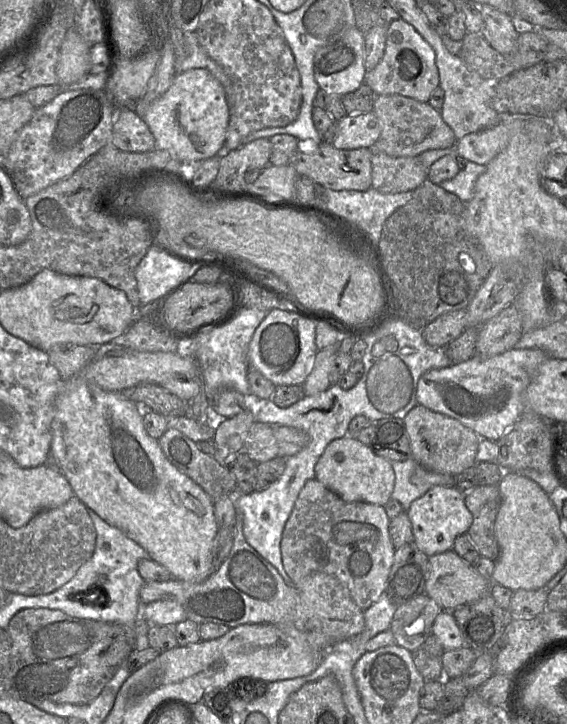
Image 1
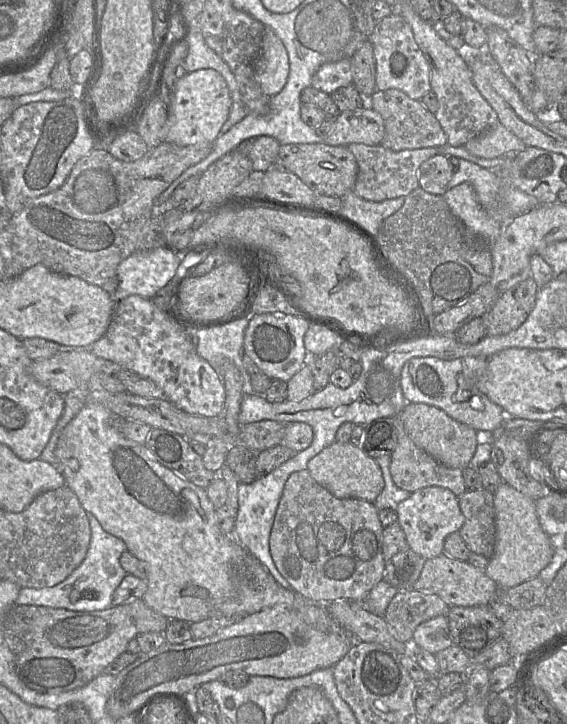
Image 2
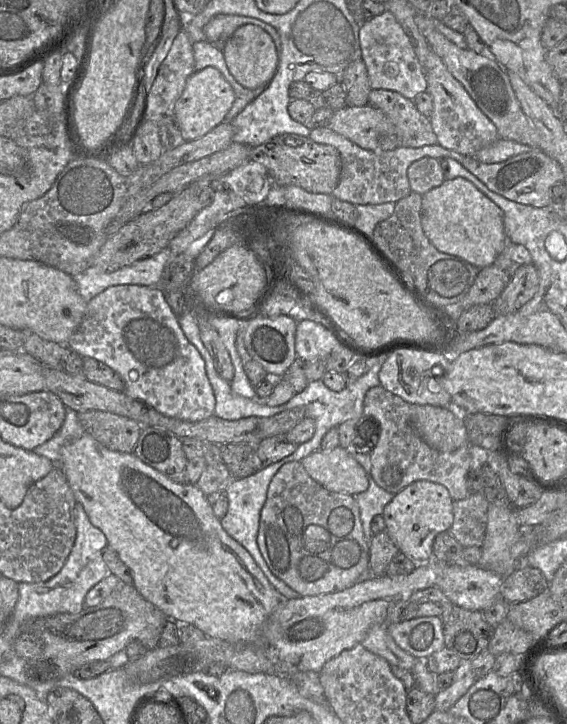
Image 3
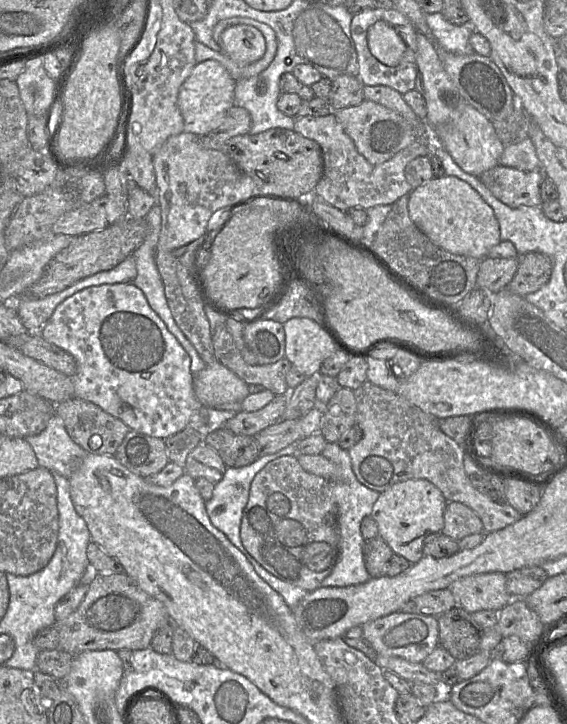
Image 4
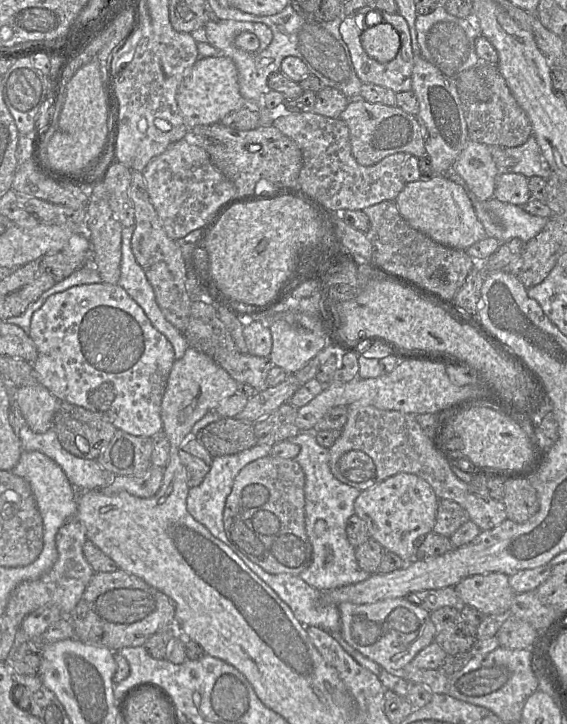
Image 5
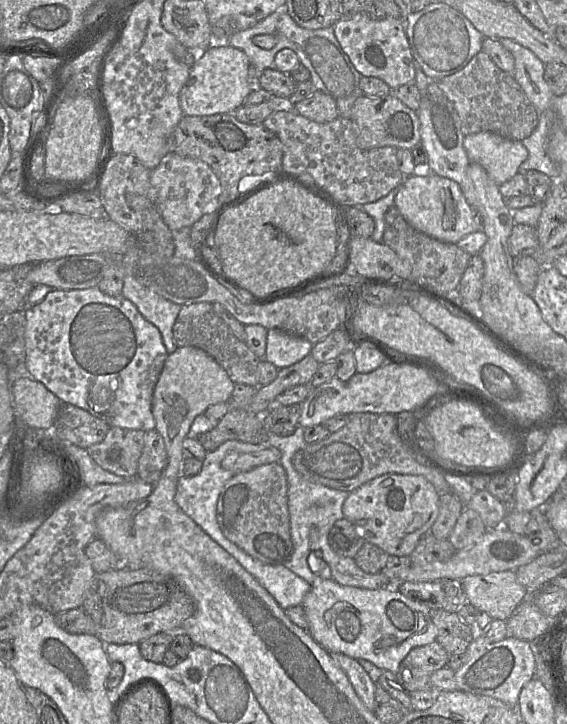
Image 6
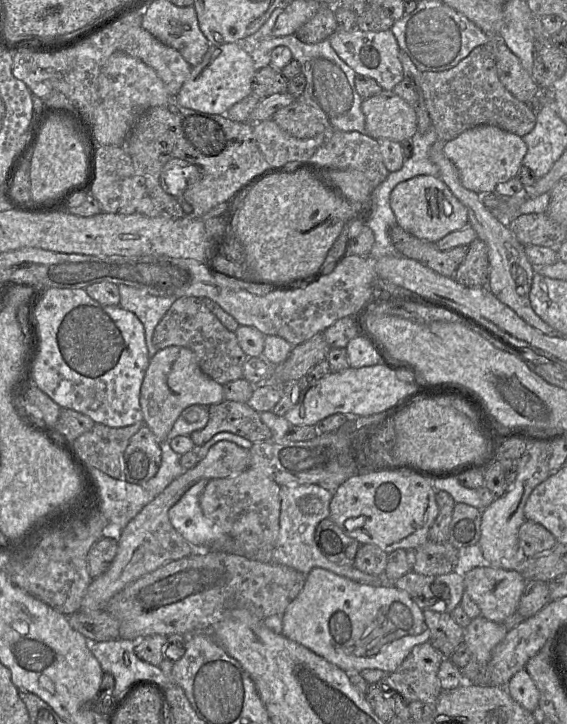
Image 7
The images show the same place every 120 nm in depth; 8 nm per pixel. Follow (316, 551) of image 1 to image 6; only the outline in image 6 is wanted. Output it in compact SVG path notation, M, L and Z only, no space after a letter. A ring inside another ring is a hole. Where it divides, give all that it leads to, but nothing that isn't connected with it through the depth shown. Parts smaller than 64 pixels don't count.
M279 462L235 474L217 501L216 517L224 536L263 563L286 565L293 552L287 489L286 472Z

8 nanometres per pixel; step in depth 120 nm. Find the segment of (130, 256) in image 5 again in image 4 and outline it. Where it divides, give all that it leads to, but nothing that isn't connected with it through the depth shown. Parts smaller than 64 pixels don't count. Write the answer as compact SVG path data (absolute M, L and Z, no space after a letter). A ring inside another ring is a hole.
M155 204L148 214L145 217L146 223L148 225L148 234L144 240L144 242L133 252L132 257L135 260L137 274L132 283L138 287L145 295L148 304L152 308L152 310L163 320L167 329L176 337L178 342L190 356L191 364L190 369L193 374L202 370L207 363L201 358L198 354L194 346L190 343L190 341L185 337L182 331L177 326L172 313L167 304L167 300L164 293L164 286L158 272L158 269L155 264L155 249L158 245L159 233L161 227L161 211L158 204Z

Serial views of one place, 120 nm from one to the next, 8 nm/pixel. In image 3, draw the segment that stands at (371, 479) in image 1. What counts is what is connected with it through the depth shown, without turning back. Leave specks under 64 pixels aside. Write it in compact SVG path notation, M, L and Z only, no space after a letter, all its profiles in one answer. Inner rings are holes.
M350 448L317 450L300 463L307 474L329 491L356 495L367 490L369 475L354 459Z

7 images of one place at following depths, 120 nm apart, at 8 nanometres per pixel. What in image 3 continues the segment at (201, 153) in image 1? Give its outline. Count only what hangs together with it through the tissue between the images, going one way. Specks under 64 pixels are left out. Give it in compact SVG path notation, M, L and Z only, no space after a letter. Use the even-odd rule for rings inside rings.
M209 66L187 79L181 96L175 104L175 120L185 141L198 139L221 124L235 100L235 92L222 73Z

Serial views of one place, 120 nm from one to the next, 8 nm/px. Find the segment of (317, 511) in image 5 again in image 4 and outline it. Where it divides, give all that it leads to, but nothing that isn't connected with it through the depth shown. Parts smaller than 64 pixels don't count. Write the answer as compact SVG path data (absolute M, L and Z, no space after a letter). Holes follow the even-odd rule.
M326 443L321 455L341 469L341 480L327 480L331 488L331 497L336 505L338 526L337 558L331 573L321 582L321 587L351 586L370 579L363 556L364 538L360 531L363 518L370 516L373 505L380 493L362 485L355 477L348 450L336 443Z

